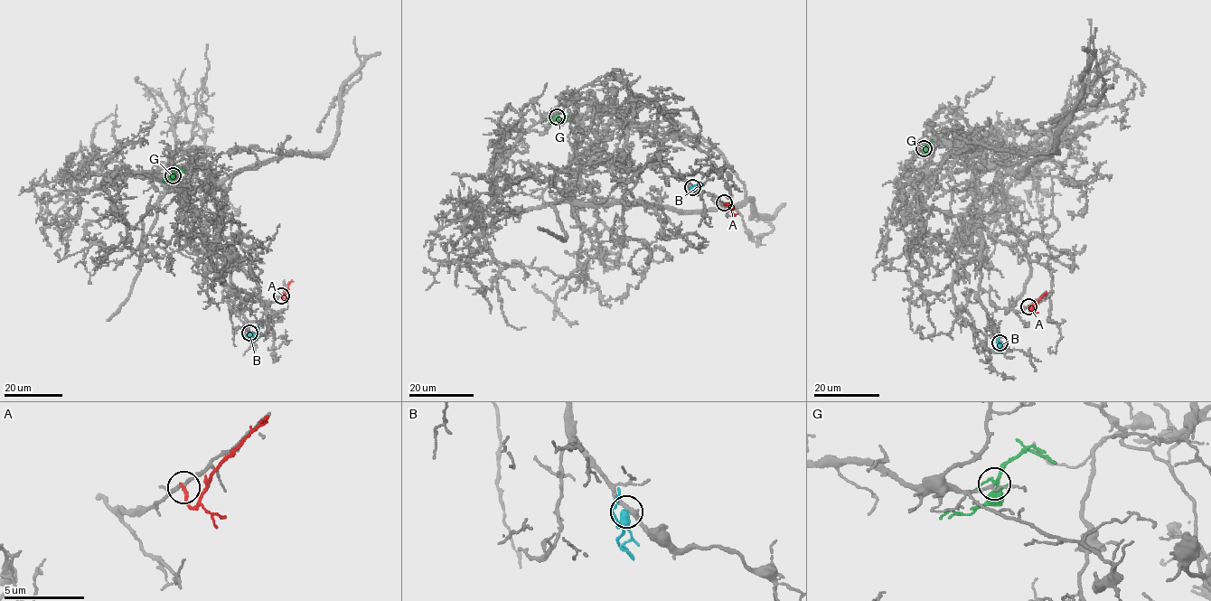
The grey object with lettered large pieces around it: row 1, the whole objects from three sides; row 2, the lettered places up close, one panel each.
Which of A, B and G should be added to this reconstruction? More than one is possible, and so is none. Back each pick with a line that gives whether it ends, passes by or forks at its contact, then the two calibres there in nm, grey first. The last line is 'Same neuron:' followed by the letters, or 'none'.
G: it forks there; 150 nm thick on the grey side, 280 nm on the other
Same neuron: G

